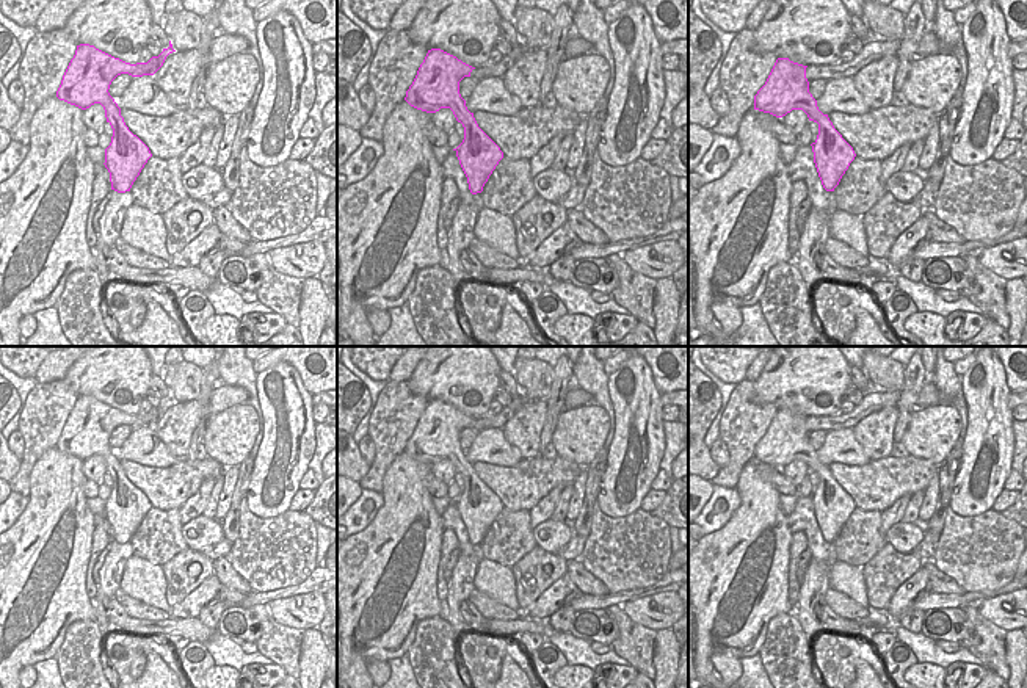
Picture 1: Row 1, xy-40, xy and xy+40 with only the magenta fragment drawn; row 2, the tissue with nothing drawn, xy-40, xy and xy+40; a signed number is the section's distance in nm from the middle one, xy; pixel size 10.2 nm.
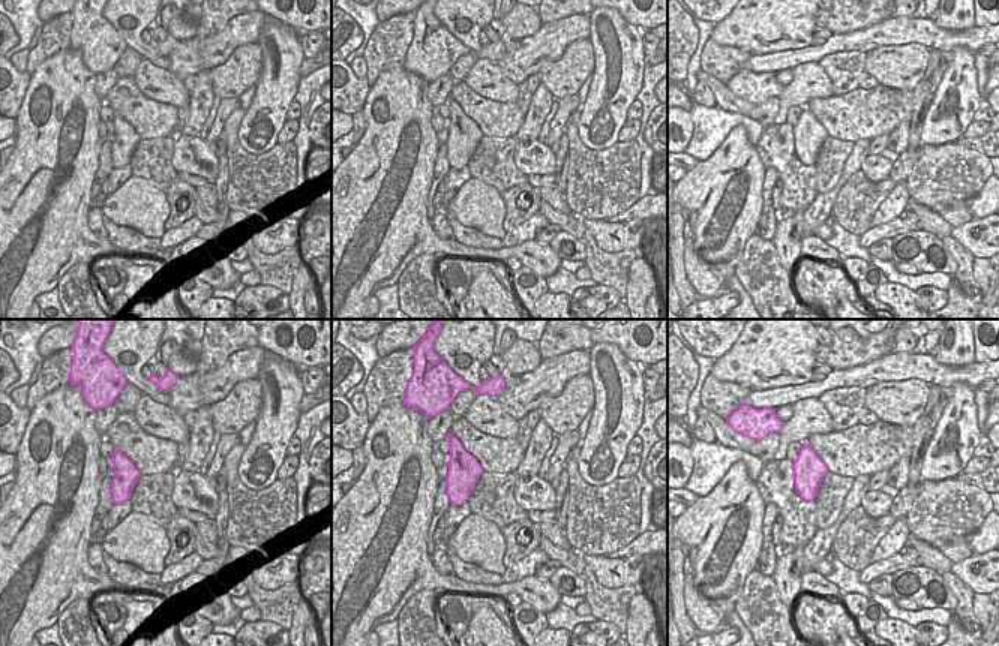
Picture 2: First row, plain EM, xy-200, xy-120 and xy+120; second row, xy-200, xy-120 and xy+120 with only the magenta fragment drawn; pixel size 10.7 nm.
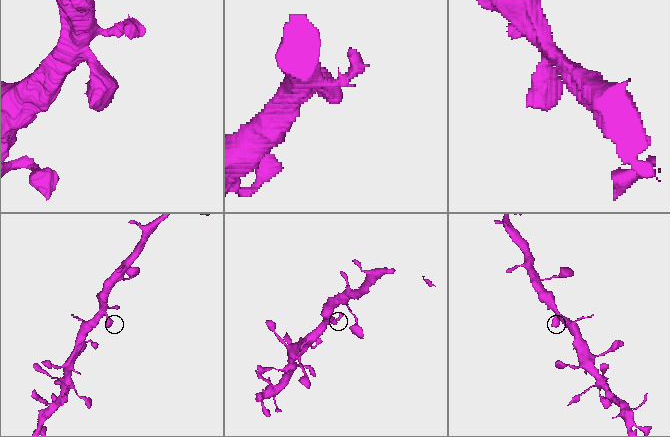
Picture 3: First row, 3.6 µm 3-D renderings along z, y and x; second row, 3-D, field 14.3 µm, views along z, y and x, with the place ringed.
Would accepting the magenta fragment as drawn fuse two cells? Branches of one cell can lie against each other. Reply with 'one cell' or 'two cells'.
one cell

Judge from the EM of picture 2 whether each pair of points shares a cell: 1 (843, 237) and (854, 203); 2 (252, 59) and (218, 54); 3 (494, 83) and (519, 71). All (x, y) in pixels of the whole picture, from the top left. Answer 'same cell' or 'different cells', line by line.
1: different cells
2: different cells
3: different cells

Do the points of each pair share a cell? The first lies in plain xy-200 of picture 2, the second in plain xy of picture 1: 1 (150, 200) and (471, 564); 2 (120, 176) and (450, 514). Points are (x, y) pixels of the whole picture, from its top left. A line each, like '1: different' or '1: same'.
1: different
2: different

